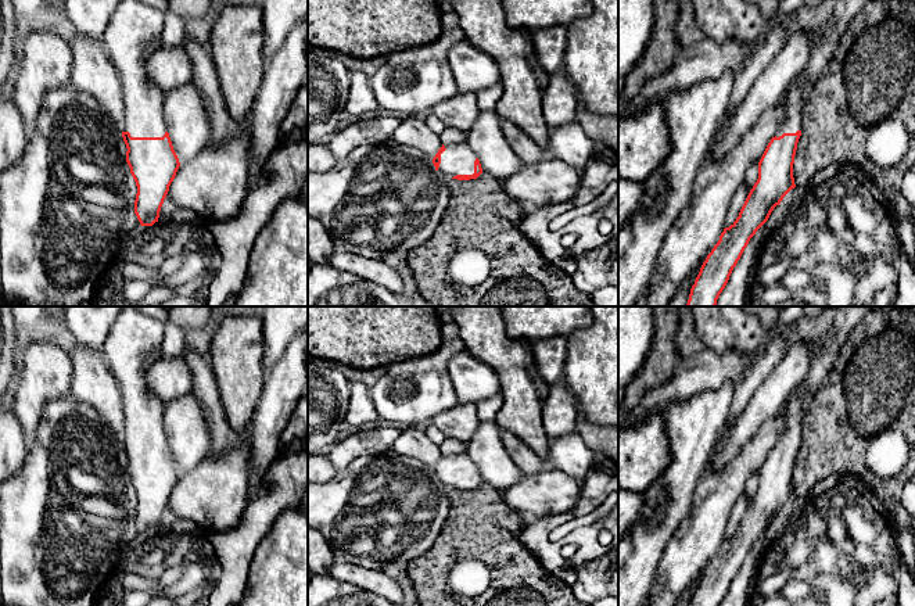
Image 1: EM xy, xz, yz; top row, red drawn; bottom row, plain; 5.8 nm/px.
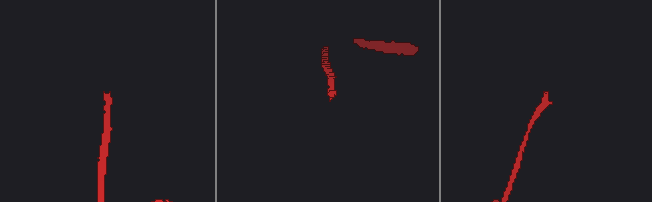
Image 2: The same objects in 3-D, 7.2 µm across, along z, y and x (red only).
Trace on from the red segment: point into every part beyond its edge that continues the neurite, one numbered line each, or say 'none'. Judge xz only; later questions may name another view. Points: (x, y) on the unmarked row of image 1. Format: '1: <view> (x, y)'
1: xz (459, 469)

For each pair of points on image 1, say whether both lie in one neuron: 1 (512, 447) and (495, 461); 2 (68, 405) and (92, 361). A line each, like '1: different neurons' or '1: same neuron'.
1: different neurons
2: different neurons

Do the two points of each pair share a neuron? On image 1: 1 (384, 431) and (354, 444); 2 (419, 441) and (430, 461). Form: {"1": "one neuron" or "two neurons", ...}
{"1": "one neuron", "2": "one neuron"}

